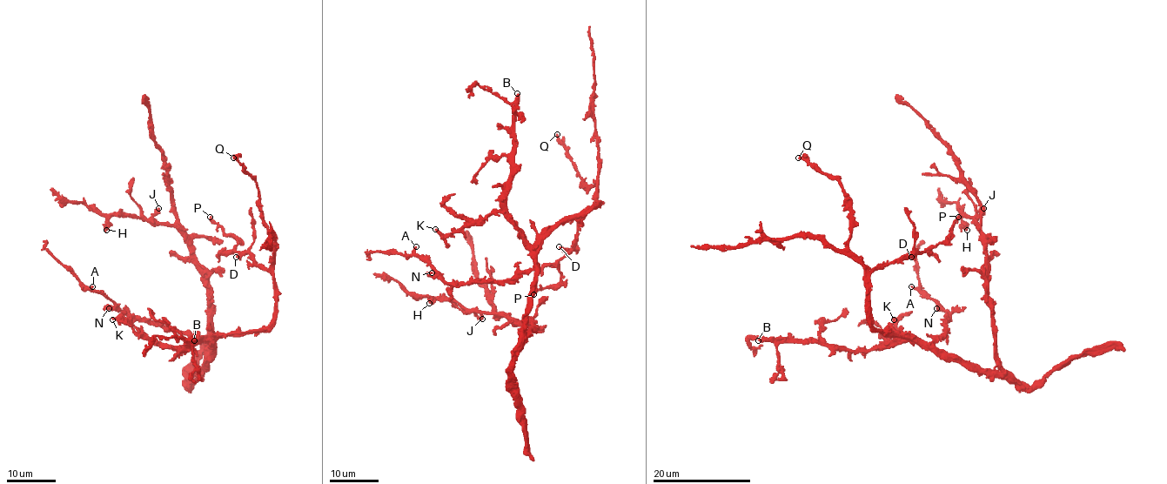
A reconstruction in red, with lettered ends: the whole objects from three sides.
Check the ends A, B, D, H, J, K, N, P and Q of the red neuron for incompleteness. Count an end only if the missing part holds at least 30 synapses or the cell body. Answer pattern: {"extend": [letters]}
{"extend": ["B", "Q"]}

